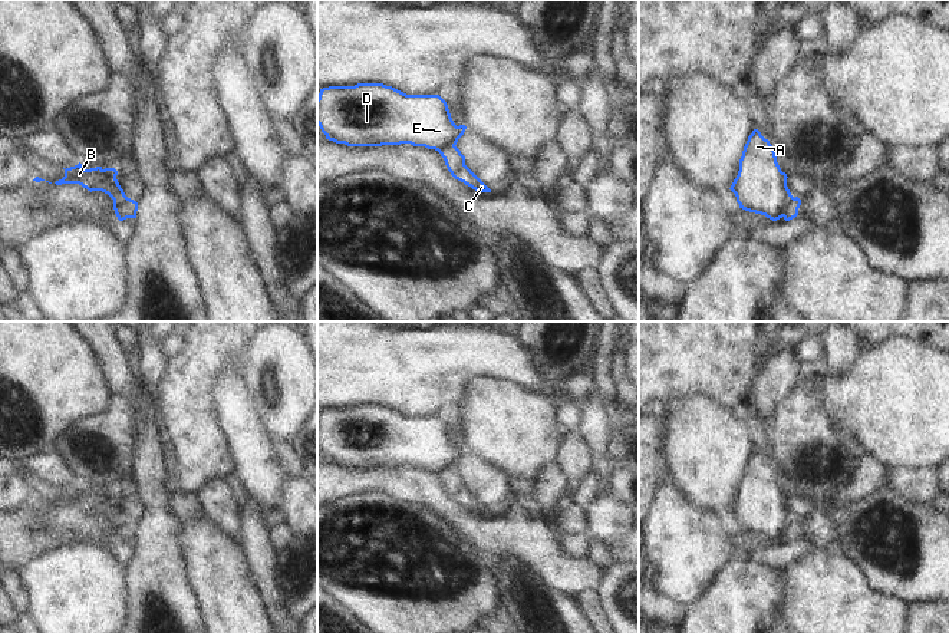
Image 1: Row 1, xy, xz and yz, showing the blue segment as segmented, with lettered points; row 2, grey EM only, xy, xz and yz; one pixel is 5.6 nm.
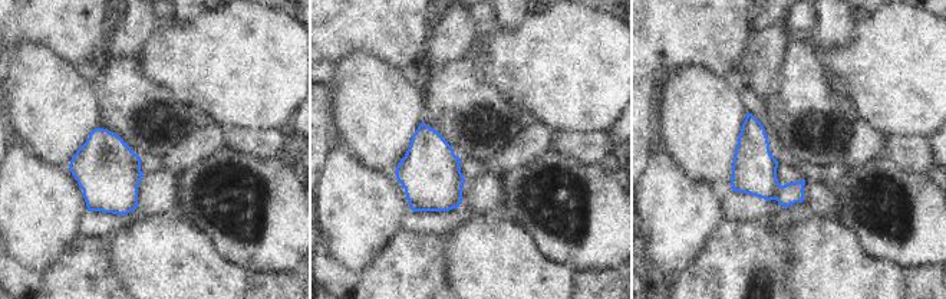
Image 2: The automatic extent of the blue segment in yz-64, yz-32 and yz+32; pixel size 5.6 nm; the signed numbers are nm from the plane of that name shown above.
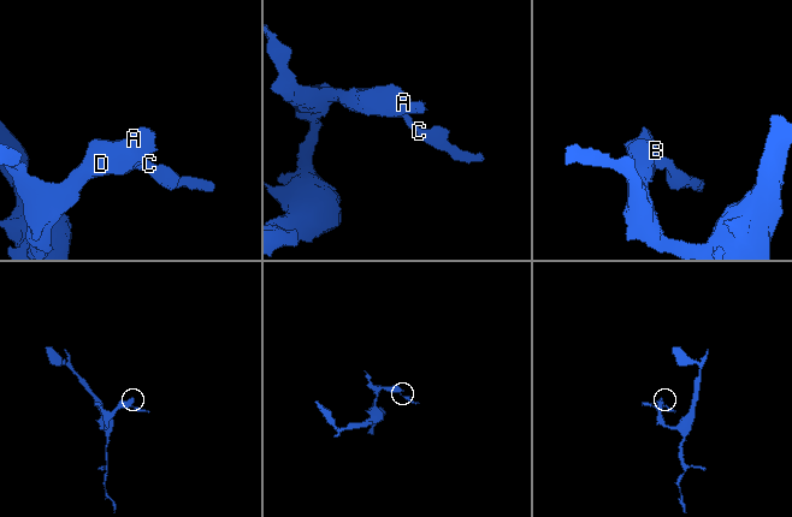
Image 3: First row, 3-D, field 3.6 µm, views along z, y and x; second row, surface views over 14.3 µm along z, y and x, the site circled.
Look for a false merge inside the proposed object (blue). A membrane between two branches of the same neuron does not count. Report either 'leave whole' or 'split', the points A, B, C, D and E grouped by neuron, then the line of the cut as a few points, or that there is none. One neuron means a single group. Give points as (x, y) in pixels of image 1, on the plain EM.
split; groups A B D E / C; cut yz (793, 518), (783, 537)

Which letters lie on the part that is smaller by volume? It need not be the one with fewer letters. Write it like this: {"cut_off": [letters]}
{"cut_off": ["C"]}

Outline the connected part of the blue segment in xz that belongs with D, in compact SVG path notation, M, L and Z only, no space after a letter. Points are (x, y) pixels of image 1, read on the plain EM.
M383 405L329 408L317 419L317 446L326 461L347 468L411 465L441 474L455 468L467 448L457 448L447 423L439 416L406 416Z

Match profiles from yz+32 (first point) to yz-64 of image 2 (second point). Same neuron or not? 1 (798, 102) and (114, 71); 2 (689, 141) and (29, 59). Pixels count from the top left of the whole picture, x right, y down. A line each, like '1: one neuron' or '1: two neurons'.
1: one neuron
2: one neuron

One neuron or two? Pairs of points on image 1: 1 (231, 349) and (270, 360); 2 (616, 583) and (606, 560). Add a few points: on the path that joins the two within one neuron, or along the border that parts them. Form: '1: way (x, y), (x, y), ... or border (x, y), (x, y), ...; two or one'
1: border (257, 336), (249, 350), (246, 368); two
2: border (613, 561), (605, 569); two

